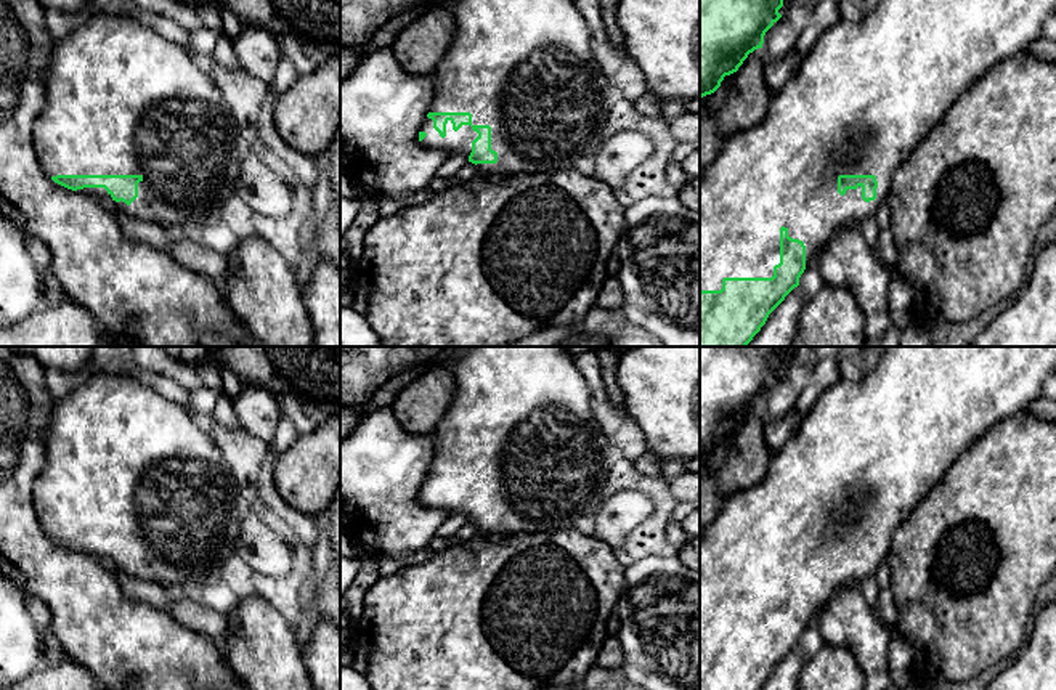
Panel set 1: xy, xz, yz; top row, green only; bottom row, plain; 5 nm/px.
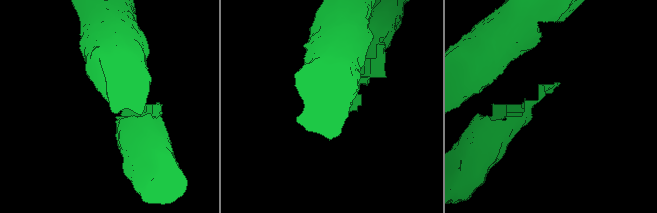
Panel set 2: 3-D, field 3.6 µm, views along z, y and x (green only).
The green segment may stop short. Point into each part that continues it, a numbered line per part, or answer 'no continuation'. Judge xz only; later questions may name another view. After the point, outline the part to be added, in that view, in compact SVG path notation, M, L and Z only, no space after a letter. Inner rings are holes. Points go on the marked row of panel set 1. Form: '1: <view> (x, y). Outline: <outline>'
1: xz (525, 68). Outline: M451 0L456 32L453 43L443 59L438 63L432 80L435 96L428 112L470 112L472 125L491 127L491 149L498 152L496 164L477 164L480 175L518 175L518 173L547 173L573 168L579 156L597 152L603 143L608 112L603 111L603 91L611 83L603 74L592 51L592 34L586 18L578 10L575 0Z

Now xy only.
1: xy (119, 98). Outline: M37 0L37 2L42 5L43 10L58 10L67 14L77 14L80 18L80 22L75 26L75 29L67 37L55 43L45 82L45 108L34 124L35 154L40 160L43 172L48 177L141 175L143 180L138 183L138 197L130 205L127 205L122 201L116 202L104 188L83 188L77 189L77 193L90 196L91 199L98 197L108 199L112 202L111 209L114 212L120 212L136 220L159 223L165 226L202 220L221 201L236 196L242 164L242 157L239 157L236 152L239 128L229 114L228 104L218 83L213 80L213 77L210 77L197 66L197 63L193 59L191 53L185 47L162 37L138 13L125 14L125 13L96 11L91 6L91 0Z

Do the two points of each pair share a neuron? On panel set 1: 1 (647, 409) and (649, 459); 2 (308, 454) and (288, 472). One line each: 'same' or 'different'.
1: different
2: same

